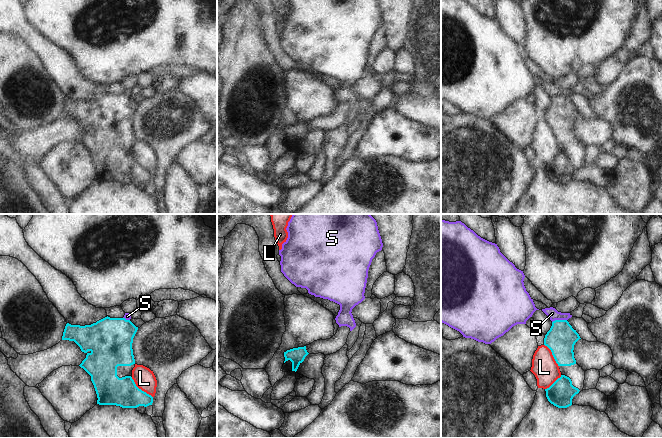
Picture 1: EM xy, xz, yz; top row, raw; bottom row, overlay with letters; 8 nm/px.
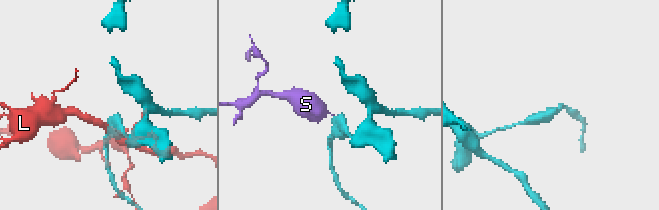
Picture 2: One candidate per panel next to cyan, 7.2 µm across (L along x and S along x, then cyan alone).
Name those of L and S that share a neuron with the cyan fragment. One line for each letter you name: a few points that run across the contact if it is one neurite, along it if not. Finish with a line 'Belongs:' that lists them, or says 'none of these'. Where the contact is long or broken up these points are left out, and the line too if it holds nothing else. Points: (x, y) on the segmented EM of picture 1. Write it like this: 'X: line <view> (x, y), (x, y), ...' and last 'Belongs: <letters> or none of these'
Belongs: none of these

